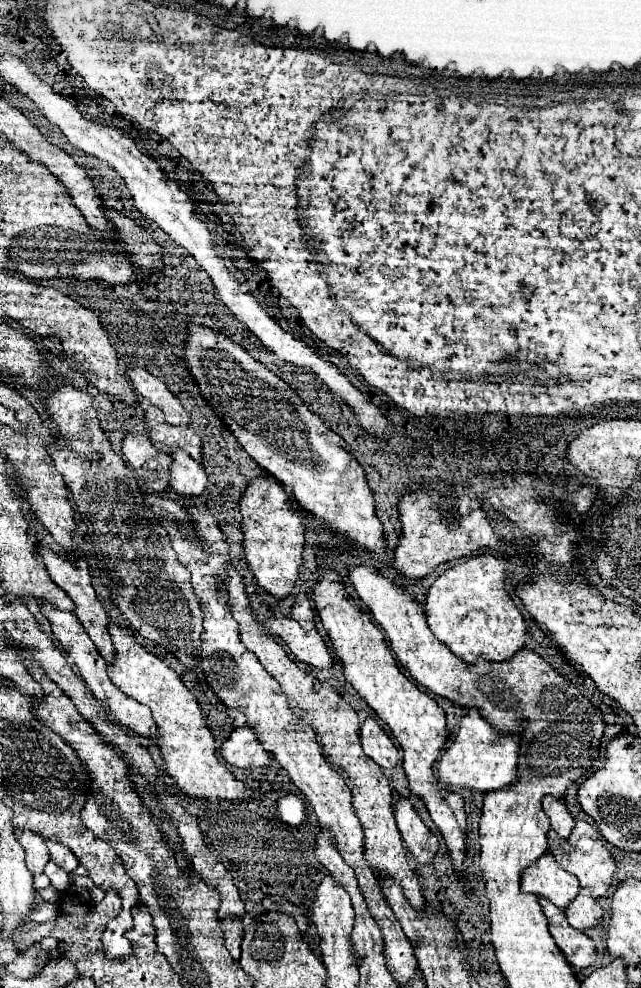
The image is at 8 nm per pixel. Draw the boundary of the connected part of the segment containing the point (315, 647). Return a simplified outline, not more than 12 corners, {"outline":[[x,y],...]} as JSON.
{"outline":[[294,619],[264,623],[288,645],[294,659],[332,669],[334,657],[322,635],[304,631]]}

